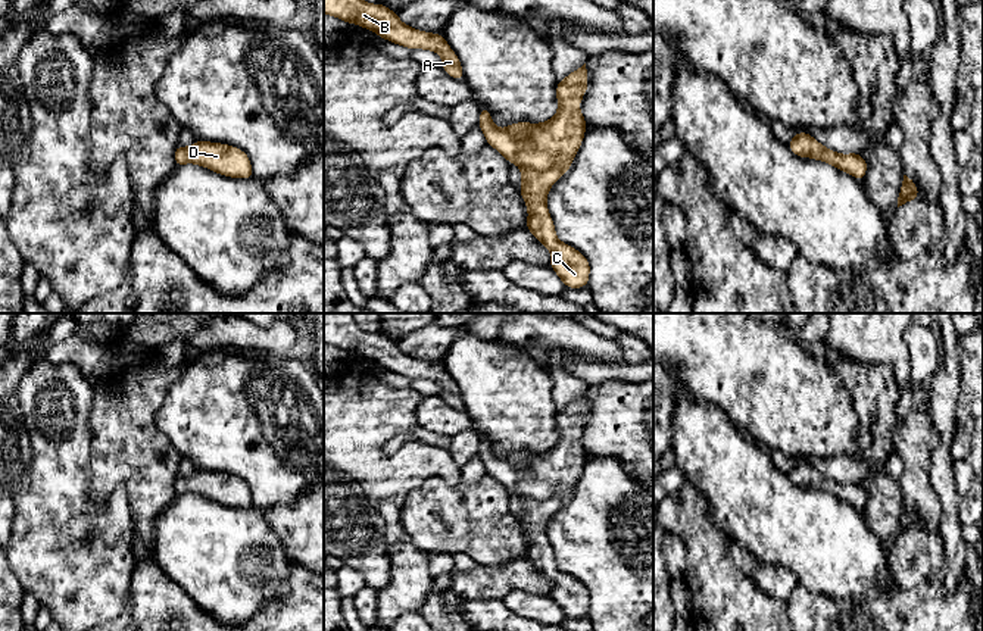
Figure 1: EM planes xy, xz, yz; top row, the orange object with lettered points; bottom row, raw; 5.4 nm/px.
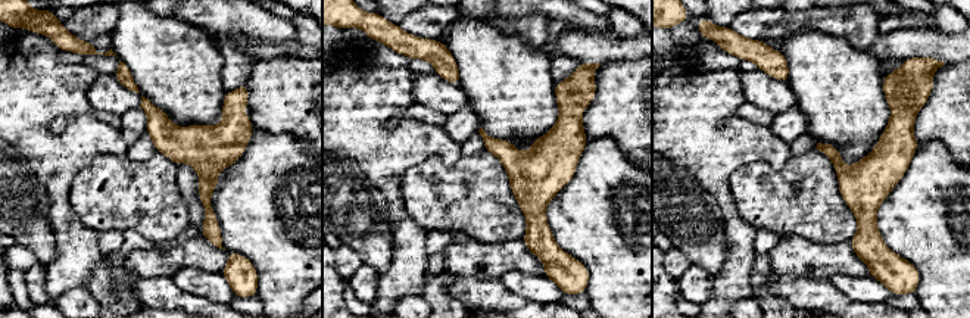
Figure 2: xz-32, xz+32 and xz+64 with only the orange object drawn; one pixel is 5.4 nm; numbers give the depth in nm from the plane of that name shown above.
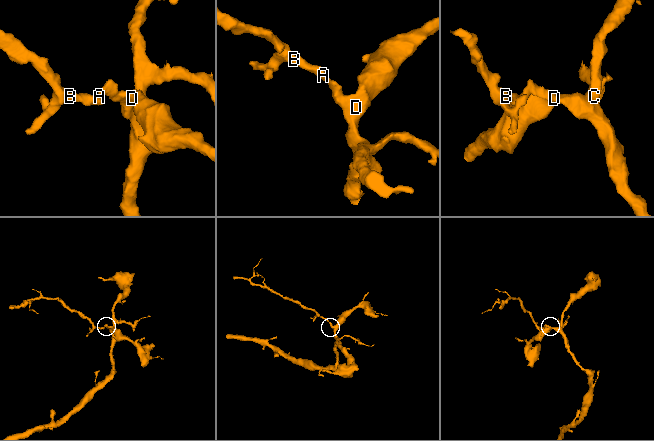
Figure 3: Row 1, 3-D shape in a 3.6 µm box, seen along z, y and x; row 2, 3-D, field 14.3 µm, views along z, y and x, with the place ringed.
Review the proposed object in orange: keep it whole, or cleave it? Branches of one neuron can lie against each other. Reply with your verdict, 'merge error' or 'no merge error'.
no merge error

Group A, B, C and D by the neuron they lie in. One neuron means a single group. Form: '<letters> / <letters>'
A B C D

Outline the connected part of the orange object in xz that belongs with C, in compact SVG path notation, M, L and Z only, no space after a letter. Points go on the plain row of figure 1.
M586 393L556 412L556 444L542 453L515 452L499 459L486 435L480 435L478 454L486 472L494 477L509 494L521 497L519 524L528 534L528 559L553 582L549 596L567 618L589 613L590 591L574 577L558 569L555 553L546 535L550 516L569 500L583 472L587 452L578 432L587 421Z

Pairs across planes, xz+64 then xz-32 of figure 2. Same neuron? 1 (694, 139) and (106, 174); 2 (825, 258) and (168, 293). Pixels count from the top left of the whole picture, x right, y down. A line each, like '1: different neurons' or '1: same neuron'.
1: different neurons
2: different neurons

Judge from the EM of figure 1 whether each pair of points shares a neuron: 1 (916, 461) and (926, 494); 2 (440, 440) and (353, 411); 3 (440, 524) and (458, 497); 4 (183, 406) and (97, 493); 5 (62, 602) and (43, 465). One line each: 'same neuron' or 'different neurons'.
1: same neuron
2: different neurons
3: same neuron
4: different neurons
5: same neuron

